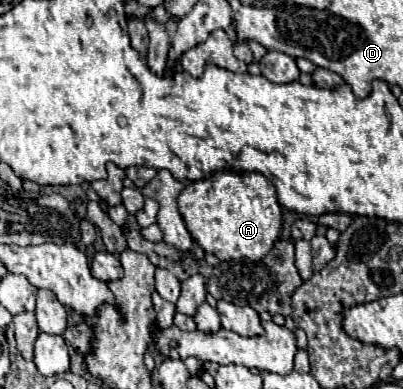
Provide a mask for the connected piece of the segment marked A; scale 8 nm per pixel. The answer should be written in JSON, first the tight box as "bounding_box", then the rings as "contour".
{"bounding_box":[177,171,281,261],"contour":[[[217,171],[209,179],[189,183],[177,197],[179,213],[197,245],[205,253],[213,253],[221,261],[235,261],[235,259],[251,259],[259,261],[271,251],[273,243],[281,231],[281,205],[277,203],[277,193],[273,183],[263,177],[261,173],[237,173],[237,171]]]}

